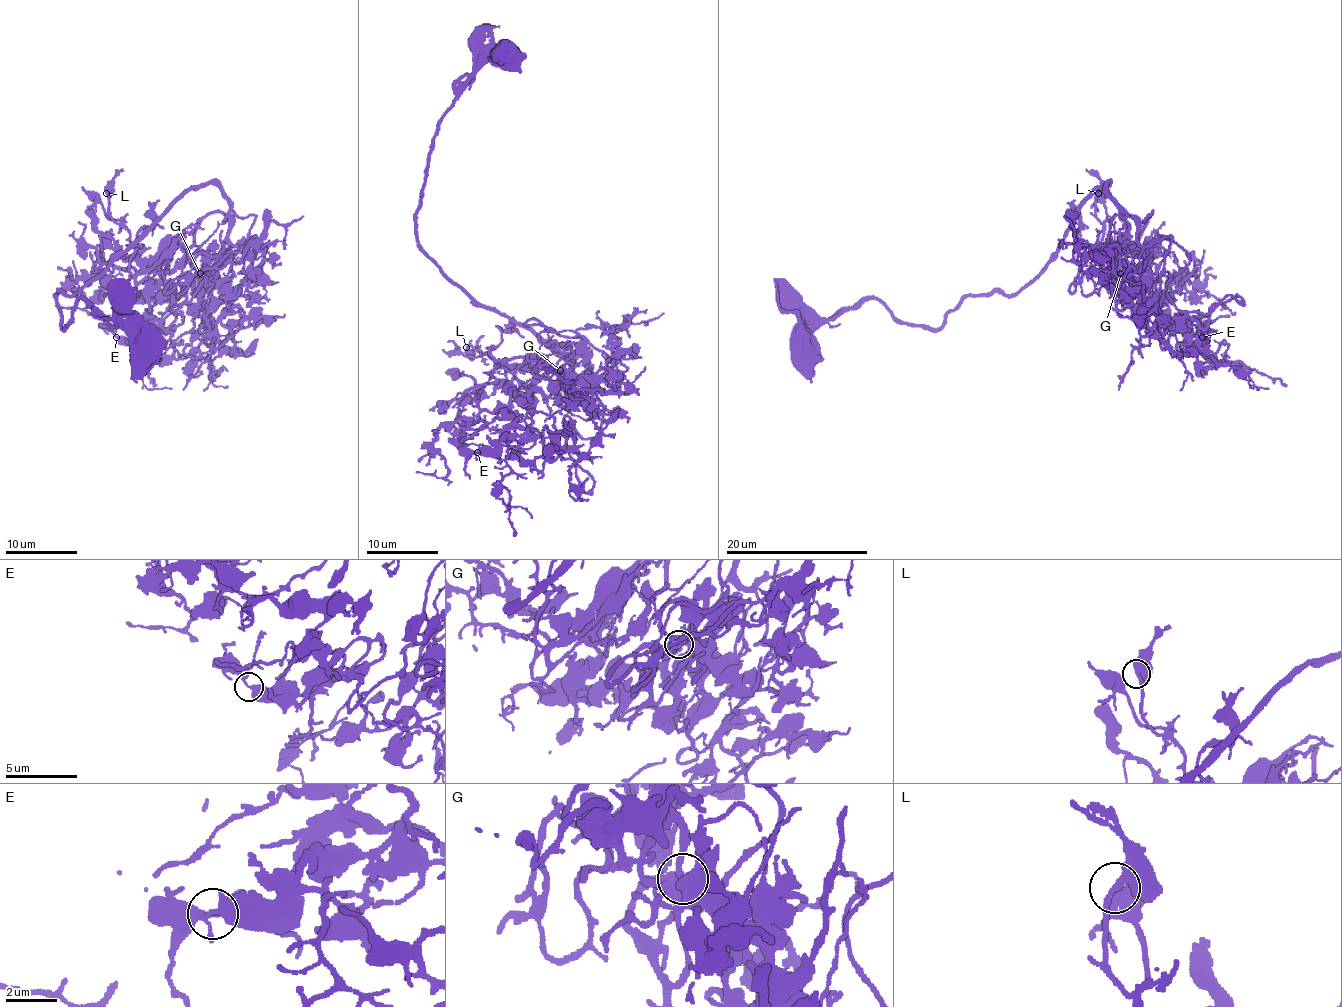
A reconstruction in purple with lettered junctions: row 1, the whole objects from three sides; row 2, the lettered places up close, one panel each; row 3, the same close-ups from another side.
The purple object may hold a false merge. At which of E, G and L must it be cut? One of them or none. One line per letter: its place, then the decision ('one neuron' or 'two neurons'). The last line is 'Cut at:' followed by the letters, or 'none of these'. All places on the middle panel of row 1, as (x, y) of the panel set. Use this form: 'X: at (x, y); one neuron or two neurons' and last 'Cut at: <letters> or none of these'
E: at (477, 452); one neuron
G: at (560, 370); one neuron
L: at (466, 347); one neuron
Cut at: none of these

